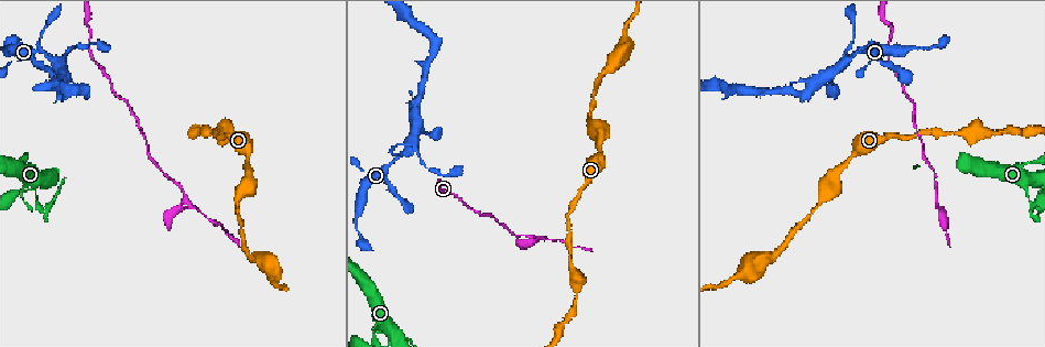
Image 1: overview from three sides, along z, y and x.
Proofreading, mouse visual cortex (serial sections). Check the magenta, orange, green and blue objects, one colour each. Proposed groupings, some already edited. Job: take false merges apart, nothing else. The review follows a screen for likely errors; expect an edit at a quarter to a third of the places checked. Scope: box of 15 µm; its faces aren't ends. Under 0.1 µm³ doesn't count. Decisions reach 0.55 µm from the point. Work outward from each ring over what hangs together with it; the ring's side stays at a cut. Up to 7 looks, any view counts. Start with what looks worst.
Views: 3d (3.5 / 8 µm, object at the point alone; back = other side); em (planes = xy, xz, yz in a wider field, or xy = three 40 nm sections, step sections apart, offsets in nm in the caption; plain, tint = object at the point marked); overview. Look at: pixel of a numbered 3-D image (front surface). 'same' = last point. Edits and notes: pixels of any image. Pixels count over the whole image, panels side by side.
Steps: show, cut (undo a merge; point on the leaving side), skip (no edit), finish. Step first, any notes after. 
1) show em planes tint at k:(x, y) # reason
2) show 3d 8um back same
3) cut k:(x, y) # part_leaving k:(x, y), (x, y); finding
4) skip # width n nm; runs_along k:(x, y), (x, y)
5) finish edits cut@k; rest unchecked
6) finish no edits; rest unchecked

show 3d 3.5um back at 1:(533, 241) # sudden change in width

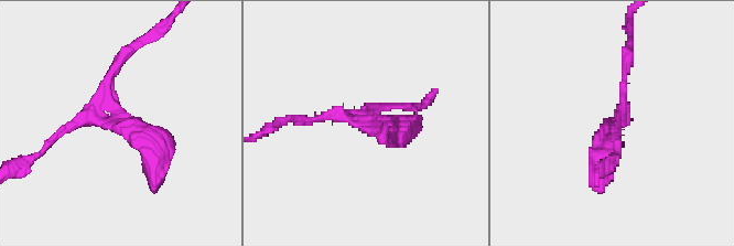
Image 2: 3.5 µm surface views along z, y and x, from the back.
skip # runs_along 2:(111, 78), (95, 119), (129, 126), (155, 180); all the same cell

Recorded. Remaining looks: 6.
show 3d 3.5um at 1:(845, 62) # four-way junction

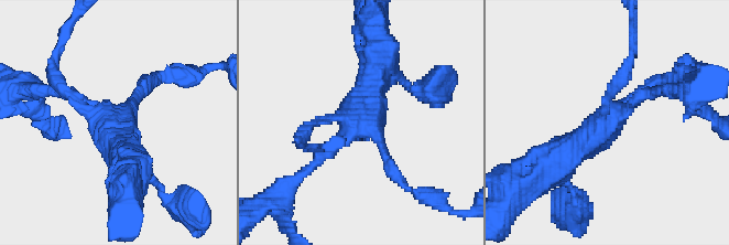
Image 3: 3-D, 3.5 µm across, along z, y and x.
show em xy step 5 tint at 3:(354, 125) # arms 4; arm_widths 150, 150, 200, 450 nm; shape alone is not enough

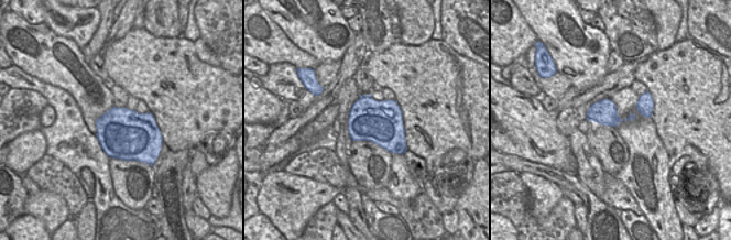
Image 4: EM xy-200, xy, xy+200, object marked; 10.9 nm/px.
skip # width 480 nm; runs_along 3:(307, 171), (351, 131), (374, 72); continuous, no second cell

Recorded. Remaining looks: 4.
show 3d 3.5um at 1:(1037, 215) # sharp bend

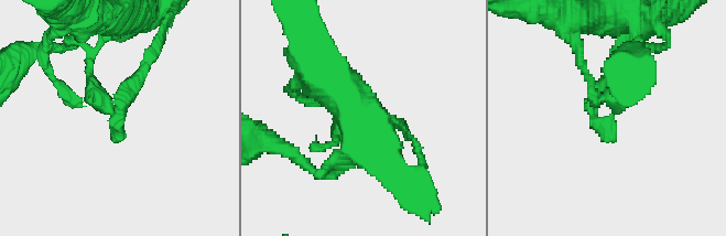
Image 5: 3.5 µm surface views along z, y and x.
show em xy step 1 plain at 5:(602, 124) # arm_widths 200, 200 nm

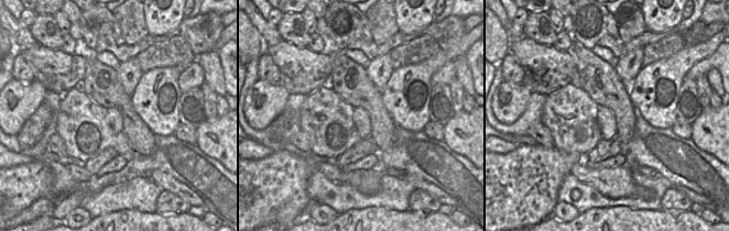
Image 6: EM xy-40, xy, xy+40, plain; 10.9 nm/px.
show em xy step 1 tint same

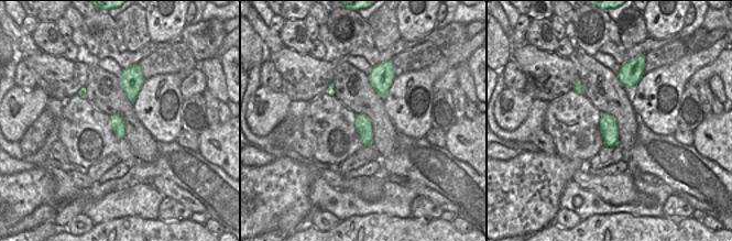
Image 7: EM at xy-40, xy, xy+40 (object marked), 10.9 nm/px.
skip # all the same cell

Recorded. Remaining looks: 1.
finish no edits; rest unchecked

